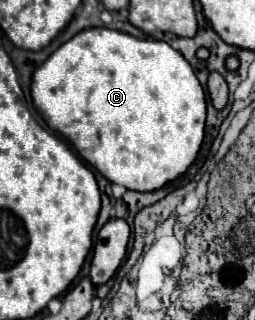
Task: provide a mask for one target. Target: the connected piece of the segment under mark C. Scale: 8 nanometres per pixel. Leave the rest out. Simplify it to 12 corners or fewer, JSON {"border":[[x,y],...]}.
{"border":[[78,32],[34,74],[50,130],[112,184],[196,160],[206,96],[166,42]]}

